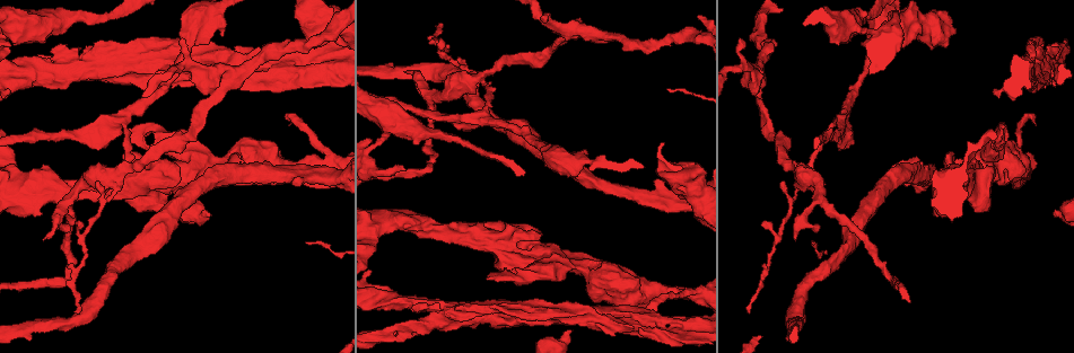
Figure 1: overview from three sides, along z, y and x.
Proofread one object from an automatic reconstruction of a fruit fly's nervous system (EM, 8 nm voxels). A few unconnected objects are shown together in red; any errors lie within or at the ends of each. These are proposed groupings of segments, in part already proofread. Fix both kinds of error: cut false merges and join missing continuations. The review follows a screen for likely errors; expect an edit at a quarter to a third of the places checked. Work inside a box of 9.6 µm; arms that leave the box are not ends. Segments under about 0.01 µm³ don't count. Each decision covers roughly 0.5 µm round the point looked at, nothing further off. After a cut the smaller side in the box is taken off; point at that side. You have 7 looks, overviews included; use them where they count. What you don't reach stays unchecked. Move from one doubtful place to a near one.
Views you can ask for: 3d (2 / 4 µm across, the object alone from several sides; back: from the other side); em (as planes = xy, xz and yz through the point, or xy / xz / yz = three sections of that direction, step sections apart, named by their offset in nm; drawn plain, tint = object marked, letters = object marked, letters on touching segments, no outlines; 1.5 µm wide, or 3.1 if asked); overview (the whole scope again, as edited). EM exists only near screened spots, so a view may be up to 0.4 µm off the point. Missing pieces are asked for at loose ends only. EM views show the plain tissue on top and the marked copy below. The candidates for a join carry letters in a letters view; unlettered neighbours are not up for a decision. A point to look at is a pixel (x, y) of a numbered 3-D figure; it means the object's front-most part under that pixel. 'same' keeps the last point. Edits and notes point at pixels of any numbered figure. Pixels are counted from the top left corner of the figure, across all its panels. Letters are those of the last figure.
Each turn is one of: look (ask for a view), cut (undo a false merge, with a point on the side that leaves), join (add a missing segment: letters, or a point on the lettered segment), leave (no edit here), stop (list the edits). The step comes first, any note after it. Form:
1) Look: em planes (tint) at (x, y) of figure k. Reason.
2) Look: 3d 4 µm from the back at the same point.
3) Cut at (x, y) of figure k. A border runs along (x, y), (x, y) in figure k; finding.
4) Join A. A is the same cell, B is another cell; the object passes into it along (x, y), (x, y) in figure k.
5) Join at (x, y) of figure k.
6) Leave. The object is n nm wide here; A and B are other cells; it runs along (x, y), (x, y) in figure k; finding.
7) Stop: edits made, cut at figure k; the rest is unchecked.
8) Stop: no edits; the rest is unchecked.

Look: 3d 2 µm at (209, 212) of figure 1. Branch stops here.

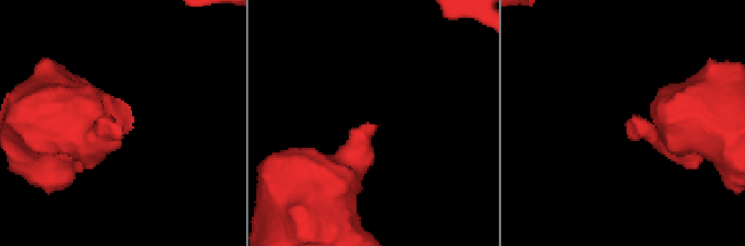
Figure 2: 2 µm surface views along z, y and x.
Look: em planes (tint) at (113, 121) of figure 2.

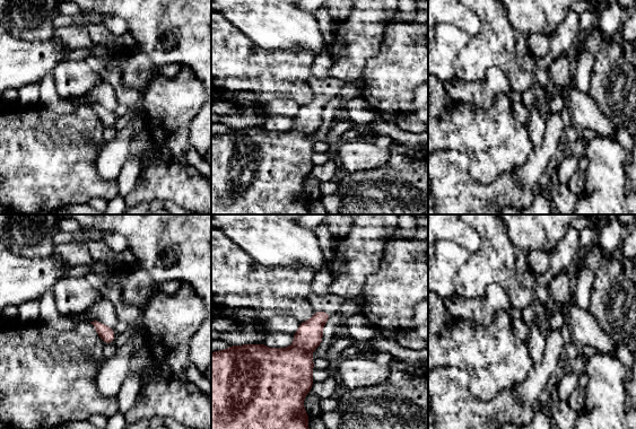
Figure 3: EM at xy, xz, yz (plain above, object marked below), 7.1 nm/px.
Look: em planes (letters) at the same point. See the neighbours.

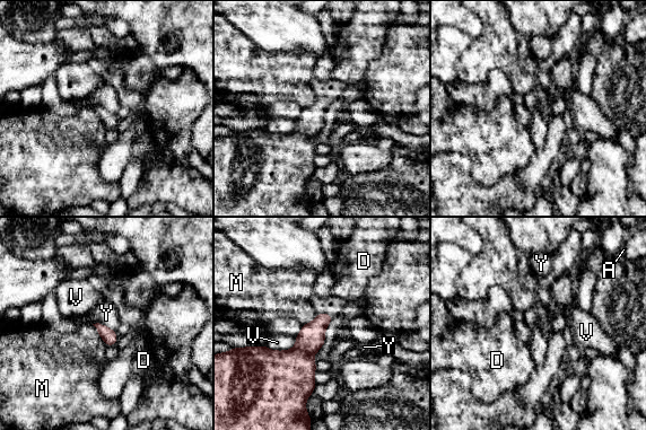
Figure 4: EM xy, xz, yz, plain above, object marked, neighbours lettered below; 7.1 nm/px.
Leave. A, D, M, V and Y are other cells; a border runs along (93, 323), (102, 323), (114, 331) in figure 4; no lettered segment goes on from it.

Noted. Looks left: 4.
Look: 3d 4 µm at (119, 65) of figure 1. Four or more arms meet.

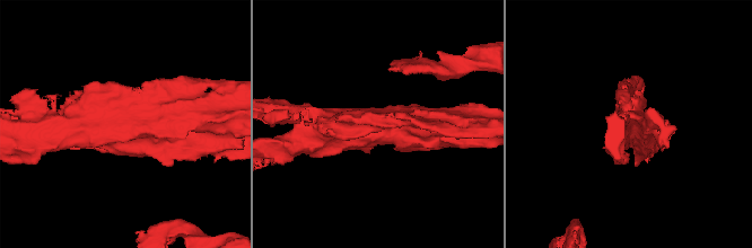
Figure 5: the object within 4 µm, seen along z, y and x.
Look: em planes (letters) at (128, 127) of figure 5.

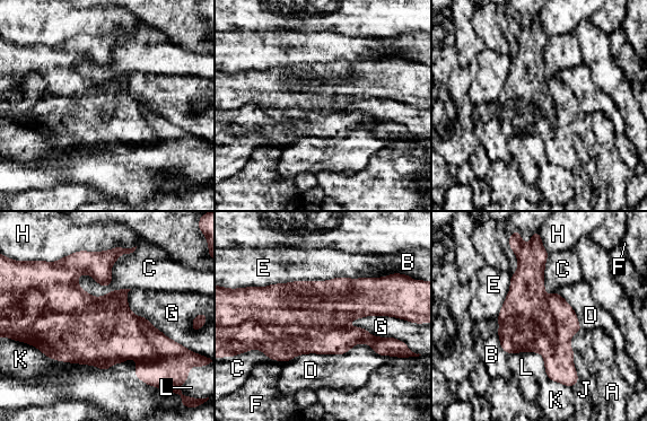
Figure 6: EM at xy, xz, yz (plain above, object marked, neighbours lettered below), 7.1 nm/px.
Cut at (314, 341) of figure 6. A, B, C, D, E, F, G, H, J, K and L are other cells; a border runs along (245, 321), (277, 338), (344, 329) in figure 6; a second neuron is stuck on.

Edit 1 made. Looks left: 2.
Stop: edits made, cut at figure 6; the rest is unchecked.

